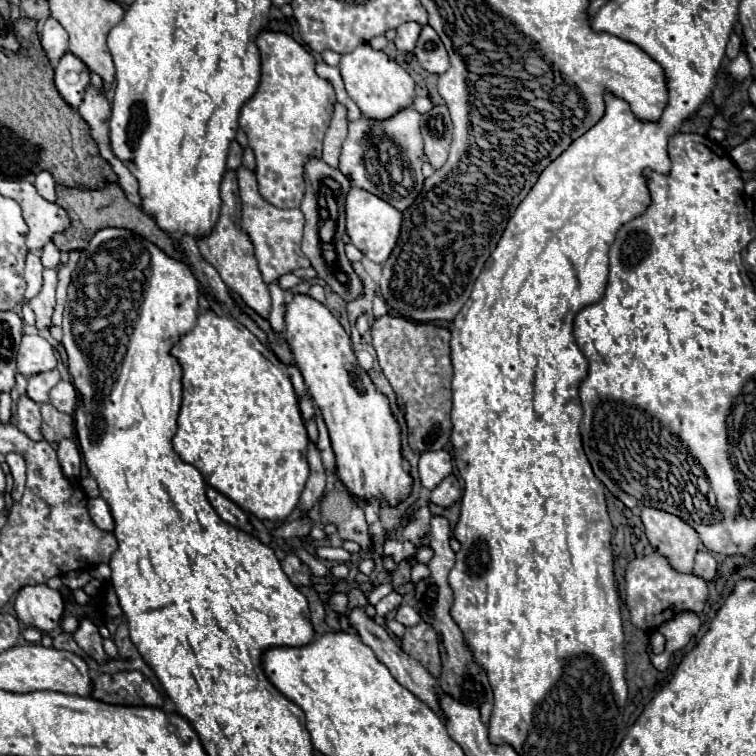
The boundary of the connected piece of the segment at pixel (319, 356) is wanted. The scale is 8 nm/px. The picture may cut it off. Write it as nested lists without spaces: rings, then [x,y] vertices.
[[[294,295],[290,303],[286,305],[286,339],[290,343],[290,349],[294,353],[296,367],[300,369],[308,393],[312,395],[314,403],[322,411],[322,417],[326,421],[332,449],[336,455],[336,475],[344,487],[358,499],[358,501],[376,501],[376,503],[388,503],[398,505],[406,501],[412,493],[412,475],[404,467],[402,457],[402,429],[396,419],[396,415],[390,409],[390,401],[386,395],[382,395],[376,385],[372,383],[370,375],[358,365],[358,359],[354,355],[352,343],[340,321],[316,299],[310,295]]]

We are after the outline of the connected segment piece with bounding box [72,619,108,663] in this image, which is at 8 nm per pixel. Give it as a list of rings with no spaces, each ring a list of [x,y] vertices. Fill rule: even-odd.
[[[82,619],[80,625],[78,625],[78,629],[72,633],[72,637],[96,661],[102,663],[102,661],[108,659],[106,653],[104,653],[104,649],[102,649],[102,637],[98,633],[98,627],[90,619]]]

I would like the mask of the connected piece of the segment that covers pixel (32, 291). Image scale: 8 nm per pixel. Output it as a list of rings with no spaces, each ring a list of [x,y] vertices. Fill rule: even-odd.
[[[28,253],[28,259],[26,259],[26,283],[28,283],[28,289],[26,289],[26,299],[30,301],[32,297],[36,297],[40,293],[40,287],[42,287],[42,263],[40,263],[40,257],[36,253]]]

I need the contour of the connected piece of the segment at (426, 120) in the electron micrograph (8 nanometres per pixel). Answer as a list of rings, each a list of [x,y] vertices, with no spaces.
[[[434,105],[420,119],[420,129],[424,137],[424,153],[434,169],[440,169],[448,159],[448,149],[452,141],[452,119],[446,105]]]

